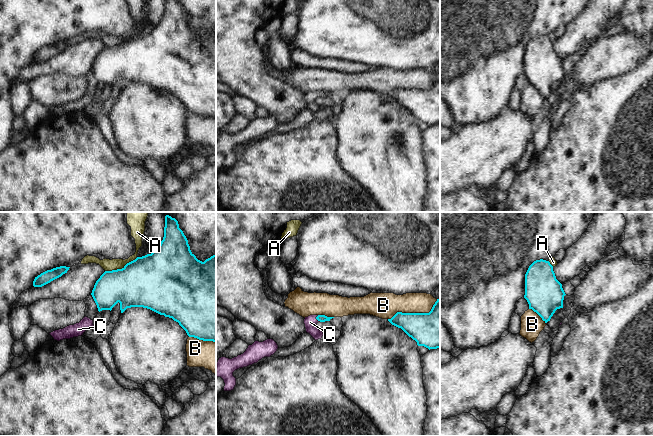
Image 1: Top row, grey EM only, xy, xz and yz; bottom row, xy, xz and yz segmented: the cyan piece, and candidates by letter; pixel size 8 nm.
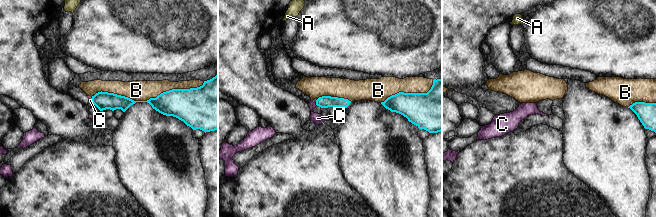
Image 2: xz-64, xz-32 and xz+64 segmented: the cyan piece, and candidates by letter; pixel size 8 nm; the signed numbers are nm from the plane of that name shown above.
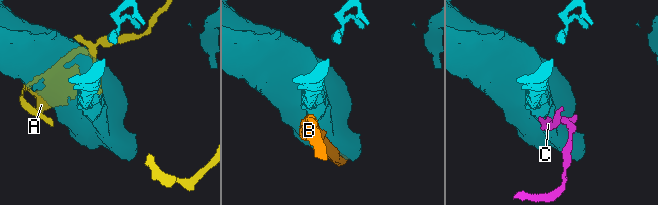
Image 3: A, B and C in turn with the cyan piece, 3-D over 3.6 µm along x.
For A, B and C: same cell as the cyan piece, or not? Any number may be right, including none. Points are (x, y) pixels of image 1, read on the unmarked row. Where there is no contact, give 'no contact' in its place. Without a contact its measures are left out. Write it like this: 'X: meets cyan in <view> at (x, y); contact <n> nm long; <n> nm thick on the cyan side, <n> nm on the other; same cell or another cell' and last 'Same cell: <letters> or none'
A: meets cyan in xy at (122, 44); contact 280 nm long; 420 nm thick on the cyan side, 100 nm on the other; another cell
B: meets cyan in xz at (414, 89); contact 440 nm long; 320 nm thick on the cyan side, 200 nm on the other; another cell
C: meets cyan in xz at (316, 94); contact 60 nm long; 60 nm thick on the cyan side, 100 nm on the other; same cell
Same cell: C

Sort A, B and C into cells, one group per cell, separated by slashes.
A / B / C

